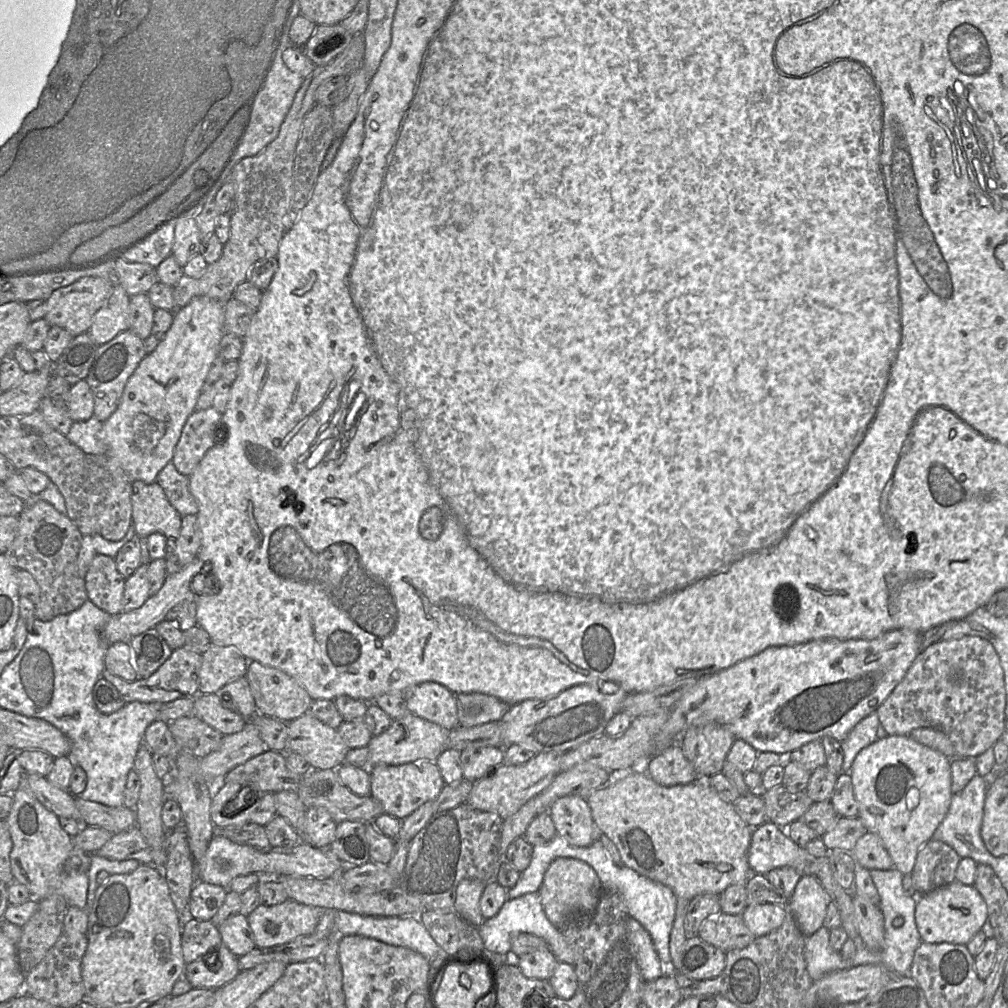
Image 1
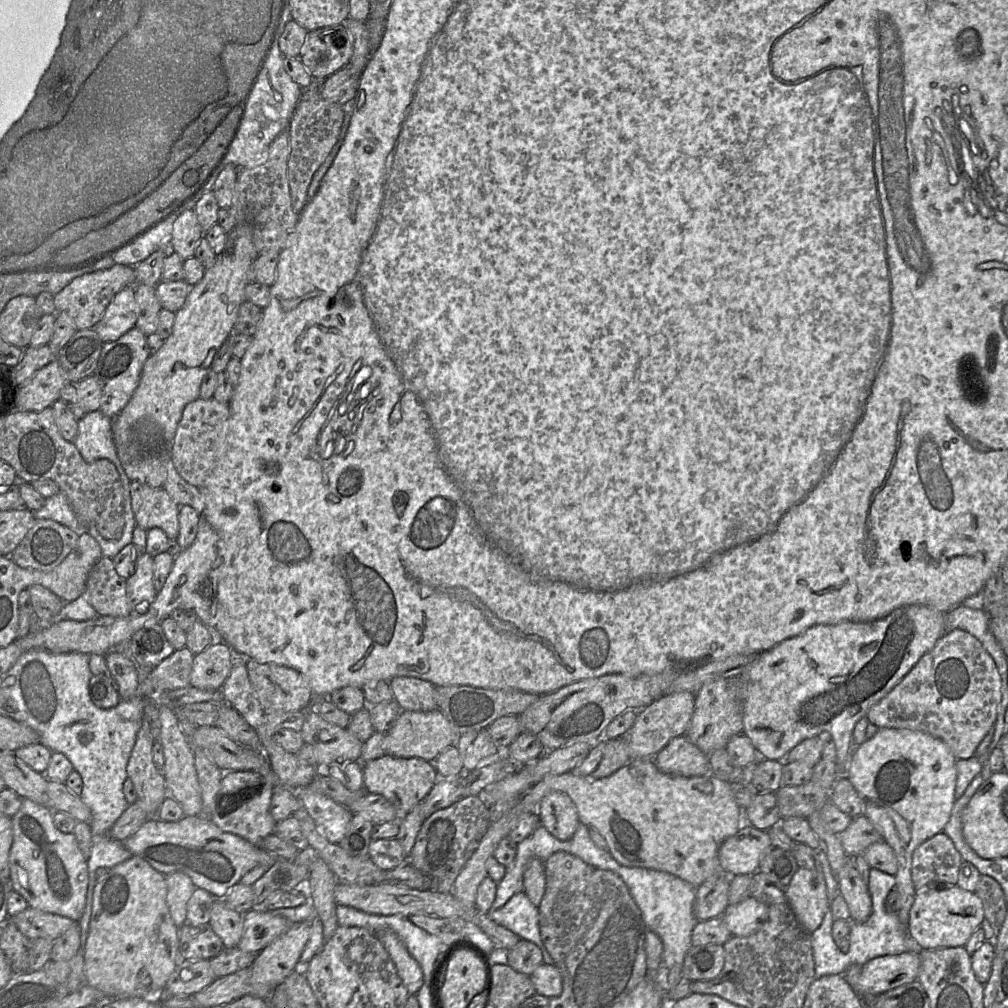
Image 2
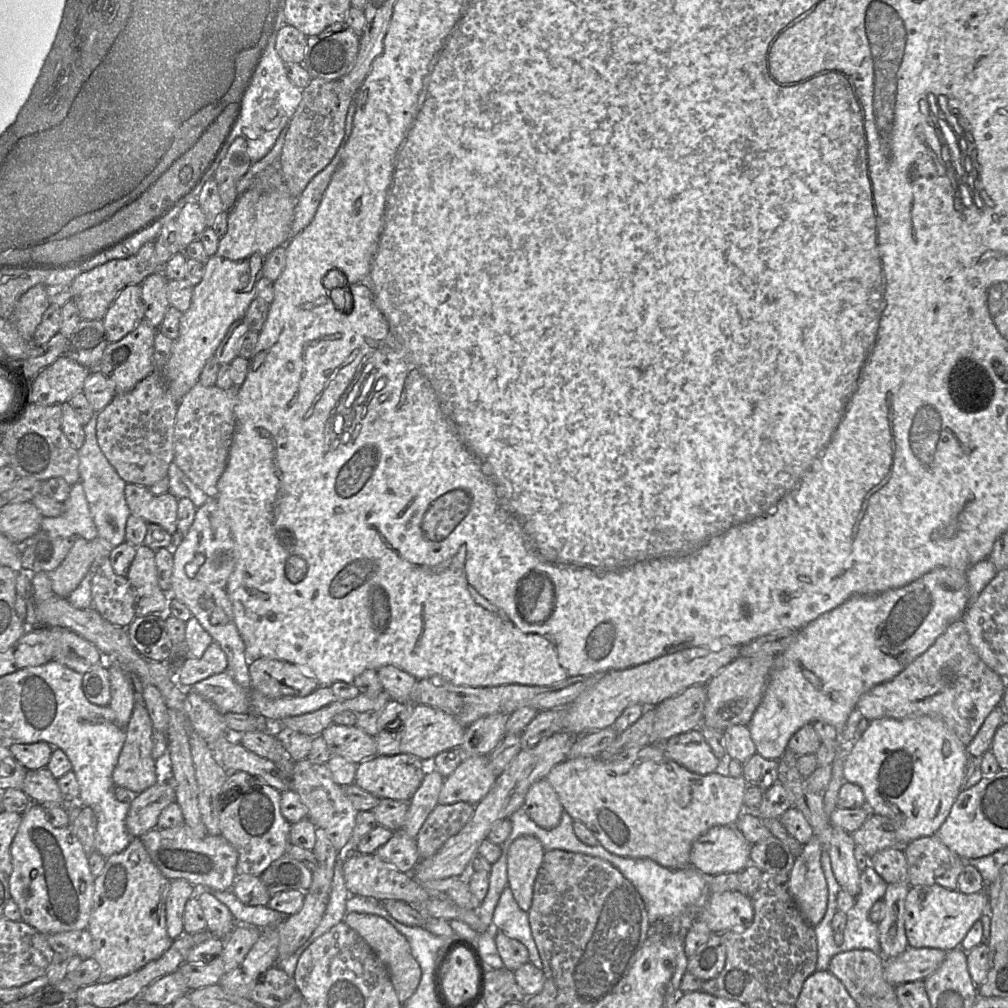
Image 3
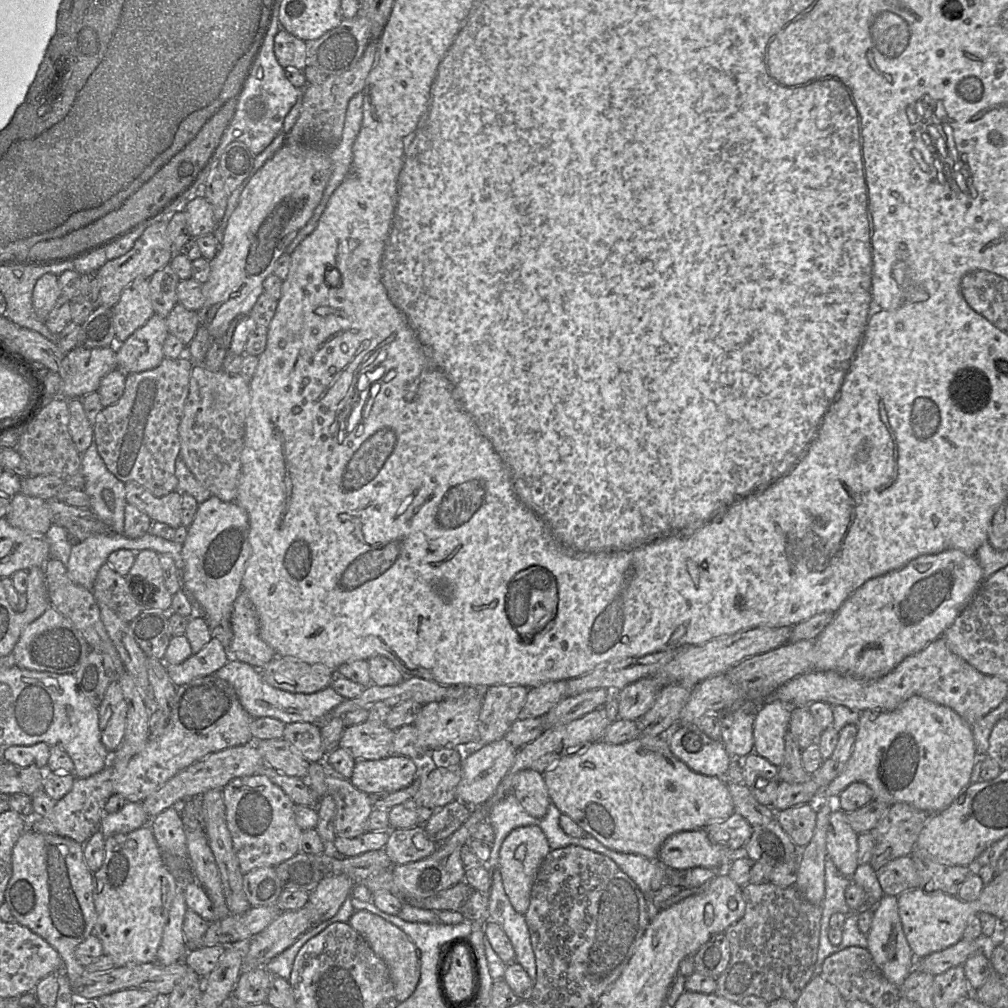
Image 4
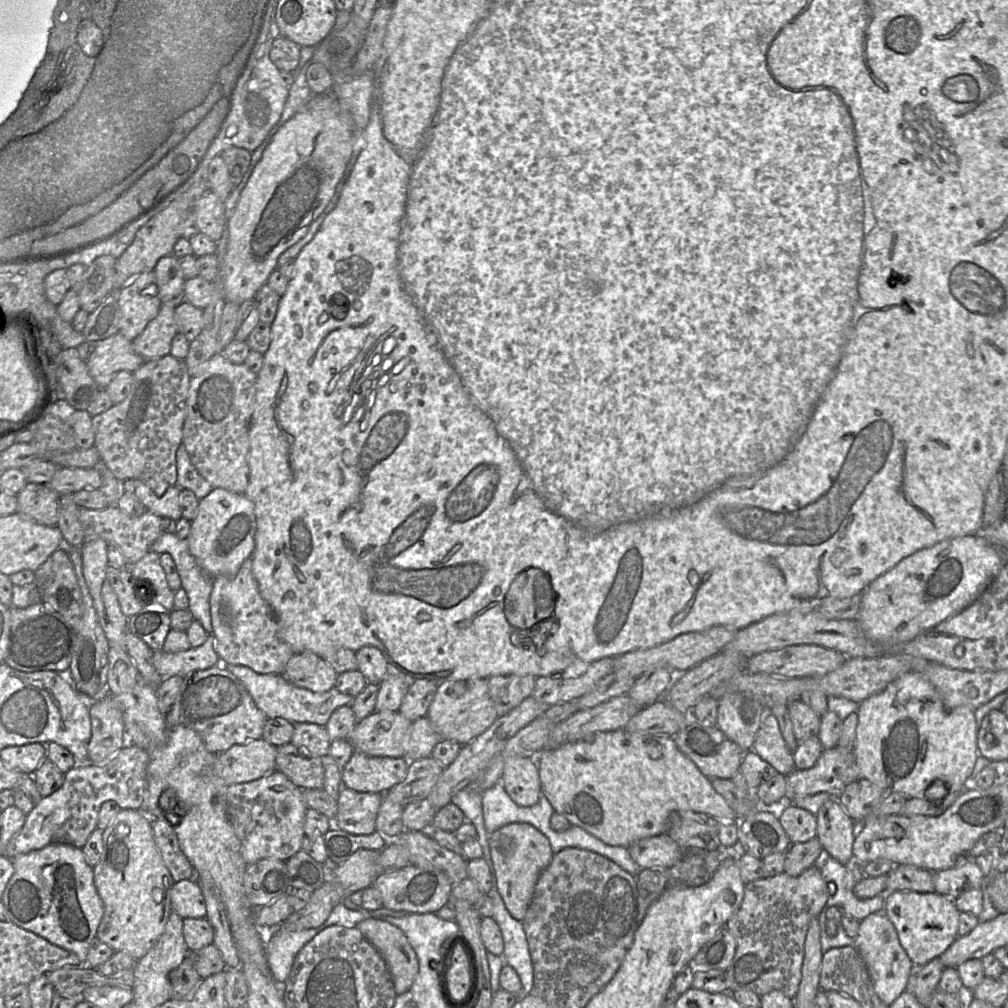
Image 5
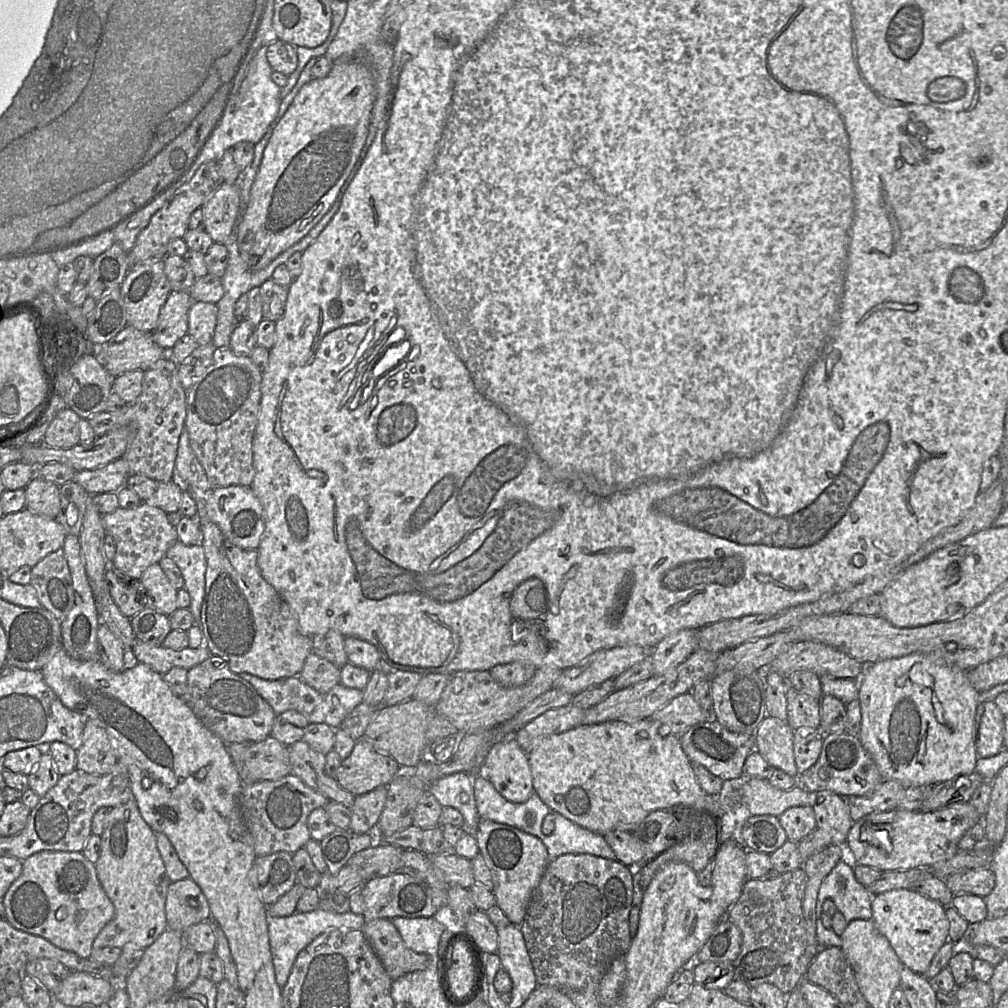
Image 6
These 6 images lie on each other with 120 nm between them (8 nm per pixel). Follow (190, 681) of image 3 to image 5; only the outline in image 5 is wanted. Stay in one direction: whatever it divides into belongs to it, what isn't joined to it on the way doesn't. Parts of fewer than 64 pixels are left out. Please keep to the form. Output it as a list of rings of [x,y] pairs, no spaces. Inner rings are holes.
[[[211,633],[203,644],[195,648],[175,653],[155,651],[152,655],[153,665],[163,679],[175,675],[184,677],[190,672],[215,666],[220,657],[215,651],[214,639]]]

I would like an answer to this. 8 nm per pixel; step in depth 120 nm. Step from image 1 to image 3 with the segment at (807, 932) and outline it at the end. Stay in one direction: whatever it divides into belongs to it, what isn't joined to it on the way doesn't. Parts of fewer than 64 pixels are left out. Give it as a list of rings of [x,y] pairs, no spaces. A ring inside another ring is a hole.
[[[814,835],[803,845],[789,873],[788,892],[804,918],[816,926],[824,917],[828,903],[828,886],[821,865],[823,845]]]

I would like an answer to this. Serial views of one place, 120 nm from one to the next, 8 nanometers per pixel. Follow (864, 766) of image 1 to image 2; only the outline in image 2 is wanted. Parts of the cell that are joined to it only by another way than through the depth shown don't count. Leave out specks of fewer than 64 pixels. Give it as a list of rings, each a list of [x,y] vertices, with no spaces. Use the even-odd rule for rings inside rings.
[[[879,728],[872,738],[855,746],[846,768],[846,776],[862,800],[863,815],[873,823],[896,855],[898,870],[894,875],[894,888],[901,895],[901,908],[897,913],[907,928],[909,912],[916,894],[911,877],[913,852],[921,843],[943,831],[950,819],[956,800],[956,760],[950,748],[941,739],[925,732],[905,728]]]

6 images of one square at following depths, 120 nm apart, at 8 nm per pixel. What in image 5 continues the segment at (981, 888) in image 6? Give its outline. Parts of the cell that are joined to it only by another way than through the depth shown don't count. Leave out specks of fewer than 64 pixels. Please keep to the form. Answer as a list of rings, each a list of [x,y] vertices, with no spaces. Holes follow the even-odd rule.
[[[972,858],[952,868],[933,872],[935,893],[950,899],[957,898],[967,890],[981,888],[985,885],[985,878]]]

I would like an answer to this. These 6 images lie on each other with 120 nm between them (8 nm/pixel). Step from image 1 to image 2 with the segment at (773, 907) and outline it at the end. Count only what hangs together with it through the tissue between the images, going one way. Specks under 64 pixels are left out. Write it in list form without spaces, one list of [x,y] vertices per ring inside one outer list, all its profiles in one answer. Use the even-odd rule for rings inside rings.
[[[750,896],[737,904],[729,904],[721,918],[732,936],[747,937],[767,921],[768,906]]]

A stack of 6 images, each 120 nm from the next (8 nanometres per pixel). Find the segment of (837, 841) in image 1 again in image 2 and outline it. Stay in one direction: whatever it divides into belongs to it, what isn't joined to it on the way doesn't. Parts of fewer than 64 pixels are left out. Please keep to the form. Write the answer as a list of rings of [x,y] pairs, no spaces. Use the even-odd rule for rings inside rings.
[[[863,814],[854,817],[838,837],[849,856],[862,854],[871,844],[883,840],[873,823]]]

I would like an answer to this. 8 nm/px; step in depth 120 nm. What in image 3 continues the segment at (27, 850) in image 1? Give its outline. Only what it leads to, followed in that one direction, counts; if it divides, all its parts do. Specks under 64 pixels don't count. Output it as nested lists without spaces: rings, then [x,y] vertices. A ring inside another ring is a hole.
[[[32,803],[21,815],[10,855],[9,893],[19,907],[22,921],[42,934],[87,929],[95,877],[90,871],[87,853],[70,827],[54,827],[47,820],[43,807]]]

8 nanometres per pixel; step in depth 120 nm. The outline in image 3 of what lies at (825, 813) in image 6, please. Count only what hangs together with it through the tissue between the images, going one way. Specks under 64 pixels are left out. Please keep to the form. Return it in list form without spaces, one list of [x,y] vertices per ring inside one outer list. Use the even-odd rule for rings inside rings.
[[[833,827],[827,852],[830,856],[832,871],[841,889],[856,897],[860,892],[860,873],[854,855],[855,842],[852,834]]]

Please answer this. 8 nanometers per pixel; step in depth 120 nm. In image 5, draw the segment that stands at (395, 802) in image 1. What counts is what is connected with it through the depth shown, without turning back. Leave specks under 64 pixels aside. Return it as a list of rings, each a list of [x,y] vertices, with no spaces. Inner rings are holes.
[[[354,750],[341,770],[343,787],[366,793],[385,794],[408,773],[406,758],[373,757]]]

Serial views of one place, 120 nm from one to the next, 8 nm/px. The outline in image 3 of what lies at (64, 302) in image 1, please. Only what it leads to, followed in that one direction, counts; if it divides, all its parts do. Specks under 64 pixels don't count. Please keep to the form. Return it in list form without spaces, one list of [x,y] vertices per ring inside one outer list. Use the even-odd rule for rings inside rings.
[[[149,241],[129,258],[108,261],[77,276],[70,285],[72,301],[78,308],[82,320],[102,320],[118,294],[125,287],[141,285],[149,275],[158,270],[155,241]]]

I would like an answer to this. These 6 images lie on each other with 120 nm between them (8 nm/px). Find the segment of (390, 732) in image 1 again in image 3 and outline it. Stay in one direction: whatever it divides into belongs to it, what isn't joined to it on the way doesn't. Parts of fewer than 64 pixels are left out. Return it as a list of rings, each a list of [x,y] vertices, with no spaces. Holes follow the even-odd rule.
[[[419,704],[411,705],[408,718],[398,730],[401,731],[400,753],[416,756],[430,765],[440,752],[460,748],[466,729],[452,715],[429,705]]]

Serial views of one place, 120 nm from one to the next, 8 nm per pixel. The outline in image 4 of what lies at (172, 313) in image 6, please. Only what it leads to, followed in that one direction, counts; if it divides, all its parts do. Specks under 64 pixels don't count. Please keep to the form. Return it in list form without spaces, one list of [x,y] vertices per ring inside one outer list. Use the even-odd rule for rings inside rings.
[[[154,314],[123,343],[116,343],[119,370],[125,374],[156,368],[165,358],[163,344],[169,335],[166,319]]]

